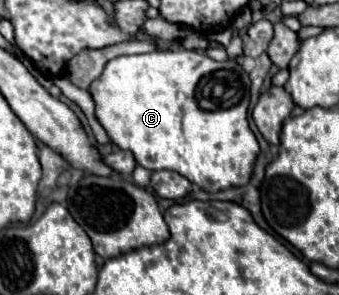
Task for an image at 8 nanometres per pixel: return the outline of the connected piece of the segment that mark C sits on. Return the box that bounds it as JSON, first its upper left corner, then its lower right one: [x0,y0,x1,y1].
[90,49,260,193]

